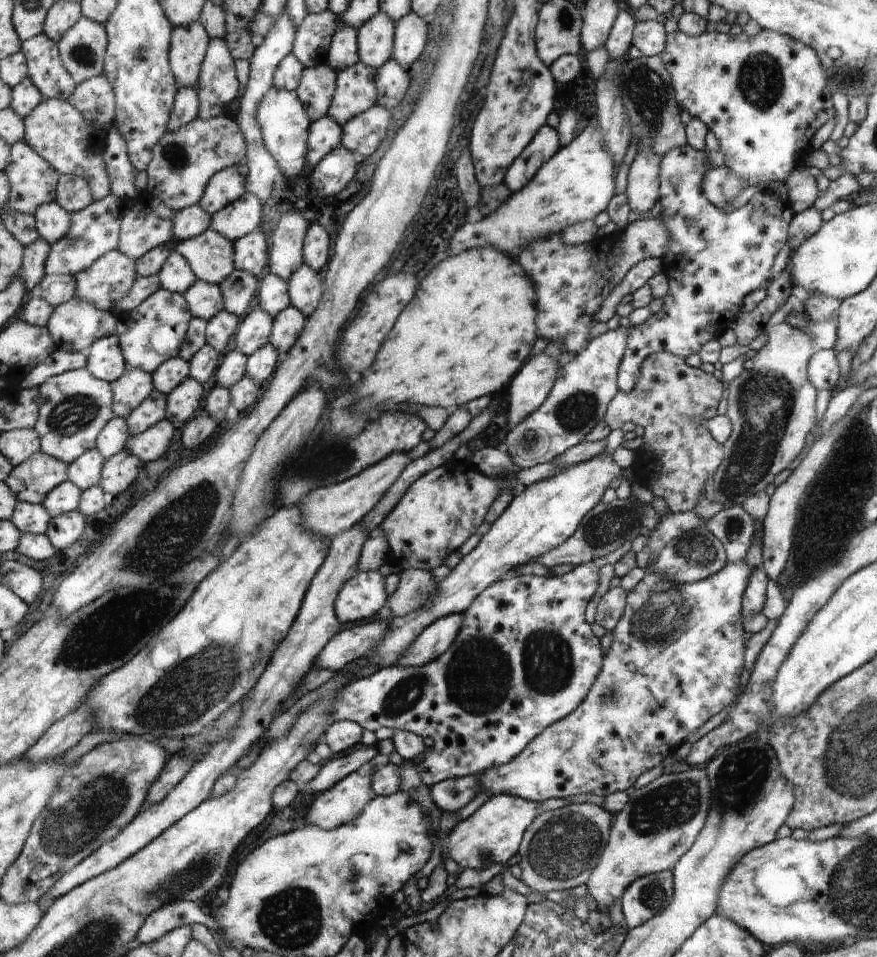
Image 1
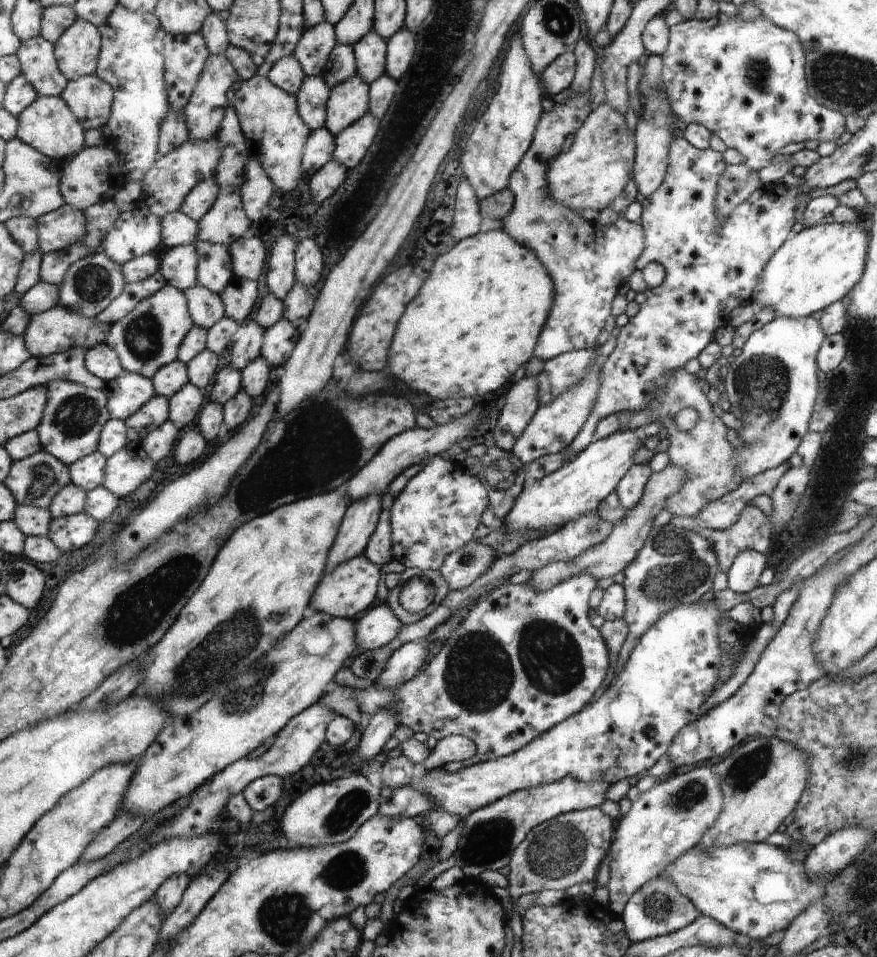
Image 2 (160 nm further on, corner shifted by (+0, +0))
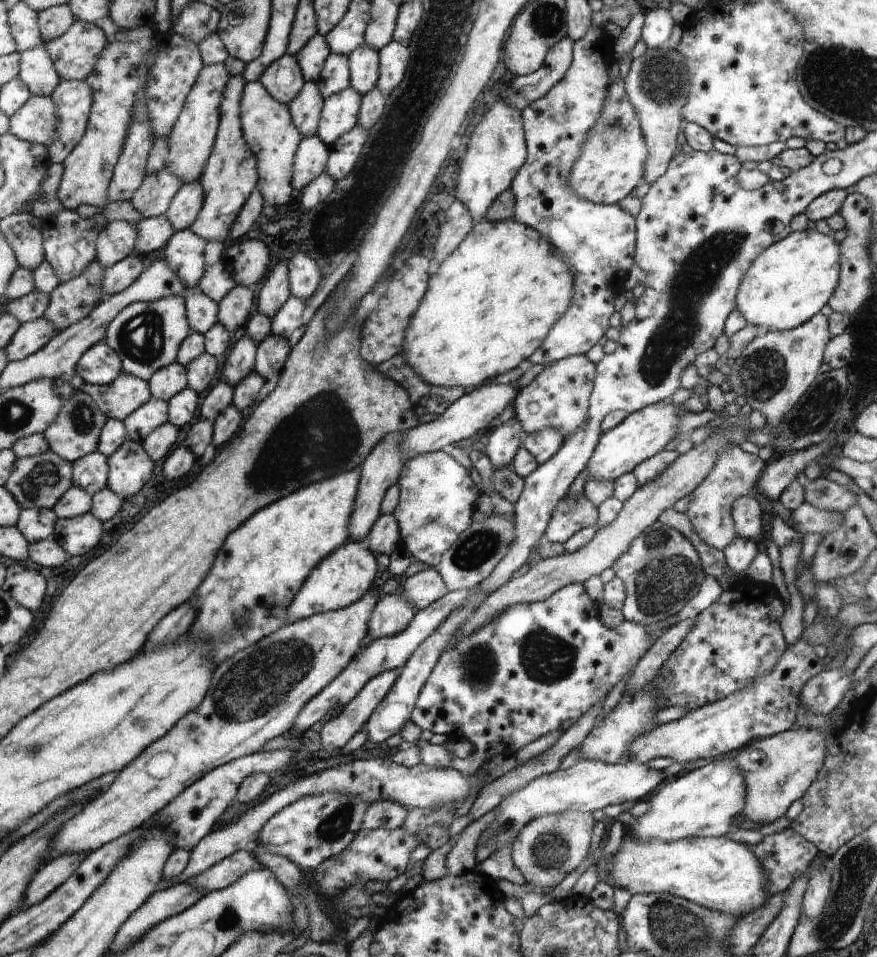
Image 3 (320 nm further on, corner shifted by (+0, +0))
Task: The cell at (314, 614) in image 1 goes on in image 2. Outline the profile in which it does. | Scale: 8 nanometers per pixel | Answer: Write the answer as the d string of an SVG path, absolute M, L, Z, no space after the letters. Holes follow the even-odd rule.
M374 493L360 501L350 502L348 512L341 522L340 532L329 550L326 573L332 573L340 564L365 552L369 538L377 530L382 511L382 494Z

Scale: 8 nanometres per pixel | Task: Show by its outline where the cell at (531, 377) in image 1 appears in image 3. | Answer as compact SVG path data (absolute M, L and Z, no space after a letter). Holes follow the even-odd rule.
M515 417L507 423L499 424L490 434L488 444L485 446L485 454L490 458L493 470L501 466L510 466L515 454L523 442L521 424Z

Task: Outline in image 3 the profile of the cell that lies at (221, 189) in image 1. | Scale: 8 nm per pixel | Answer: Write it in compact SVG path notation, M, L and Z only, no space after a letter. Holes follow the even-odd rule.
M199 181L184 184L173 198L164 216L171 222L175 232L188 229L198 216L203 203L203 188Z

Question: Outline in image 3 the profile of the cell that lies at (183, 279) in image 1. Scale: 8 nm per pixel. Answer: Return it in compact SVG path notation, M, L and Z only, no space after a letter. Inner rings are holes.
M188 228L175 232L164 247L164 260L173 267L187 288L194 286L202 278L206 244L203 238Z

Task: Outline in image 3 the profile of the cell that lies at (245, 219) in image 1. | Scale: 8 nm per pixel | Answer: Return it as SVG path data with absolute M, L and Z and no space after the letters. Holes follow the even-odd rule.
M242 75L230 76L230 82L224 90L222 106L220 106L220 128L217 130L216 144L208 157L205 170L198 180L203 188L203 203L198 216L189 229L206 242L216 241L226 244L232 226L248 200L247 193L256 184L259 174L257 157L245 141L244 127L241 123L241 100L247 82Z

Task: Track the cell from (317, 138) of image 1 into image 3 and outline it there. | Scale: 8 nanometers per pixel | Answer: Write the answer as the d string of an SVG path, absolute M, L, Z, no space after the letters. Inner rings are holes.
M316 134L306 137L300 142L297 150L295 168L293 170L293 185L301 191L317 176L325 172L328 165L329 147Z

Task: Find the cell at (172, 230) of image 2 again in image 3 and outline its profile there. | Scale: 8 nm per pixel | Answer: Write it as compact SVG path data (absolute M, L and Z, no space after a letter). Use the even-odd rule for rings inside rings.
M164 215L142 219L137 226L140 240L138 240L134 256L138 256L138 258L142 255L150 254L154 250L164 248L175 233L171 222Z

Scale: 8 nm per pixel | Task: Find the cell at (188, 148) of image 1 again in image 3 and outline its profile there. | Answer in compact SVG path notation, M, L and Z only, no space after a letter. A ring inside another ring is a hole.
M165 166L160 172L152 173L148 177L145 177L144 184L134 193L130 201L132 202L132 206L142 214L142 219L159 217L166 214L173 198L182 189L183 185L184 183L181 182L180 176L175 175Z

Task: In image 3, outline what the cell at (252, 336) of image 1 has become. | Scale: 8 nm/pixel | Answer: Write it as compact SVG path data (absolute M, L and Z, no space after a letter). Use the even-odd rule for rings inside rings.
M247 334L241 337L228 356L222 378L233 387L240 384L255 370L256 351L257 344Z

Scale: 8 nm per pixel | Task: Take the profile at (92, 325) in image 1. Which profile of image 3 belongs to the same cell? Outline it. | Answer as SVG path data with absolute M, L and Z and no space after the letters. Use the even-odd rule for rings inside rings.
M46 316L24 323L6 349L10 363L27 359L45 349L59 335L57 328Z

